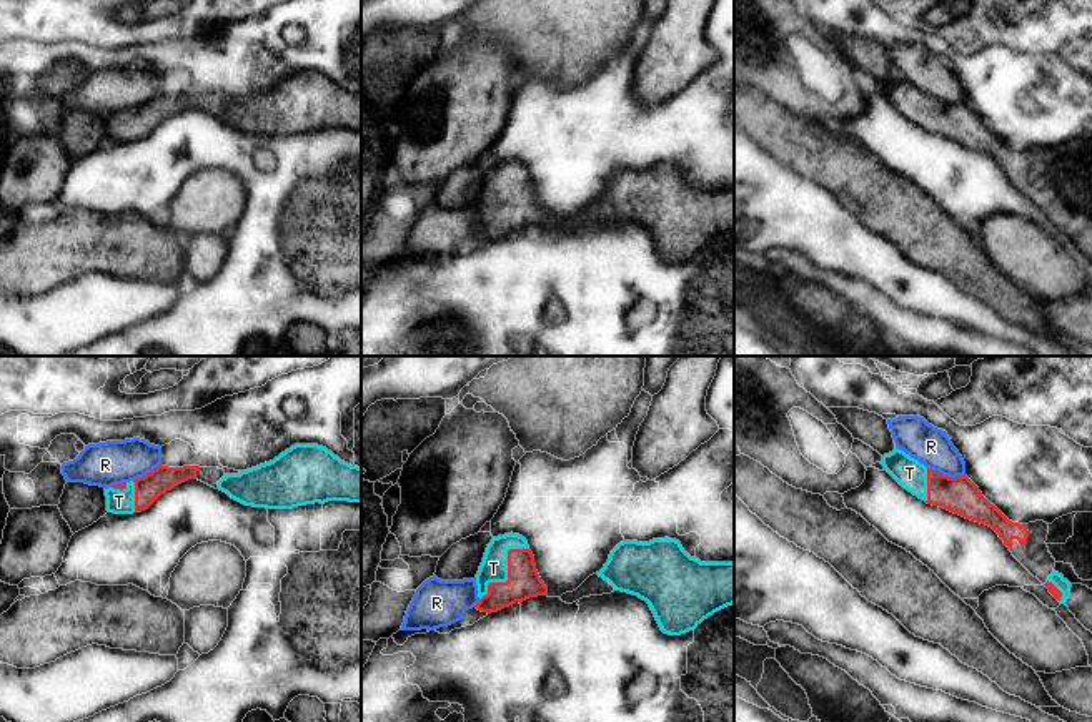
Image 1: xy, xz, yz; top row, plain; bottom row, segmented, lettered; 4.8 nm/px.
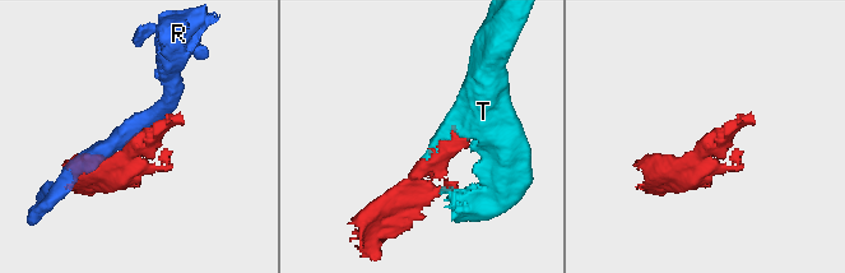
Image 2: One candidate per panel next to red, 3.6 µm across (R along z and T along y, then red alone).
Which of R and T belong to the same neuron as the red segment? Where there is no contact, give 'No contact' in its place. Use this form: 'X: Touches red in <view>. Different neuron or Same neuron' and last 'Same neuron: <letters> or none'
R: Touches red in yz. Different neuron
T: Touches red in xz. Same neuron
Same neuron: T

